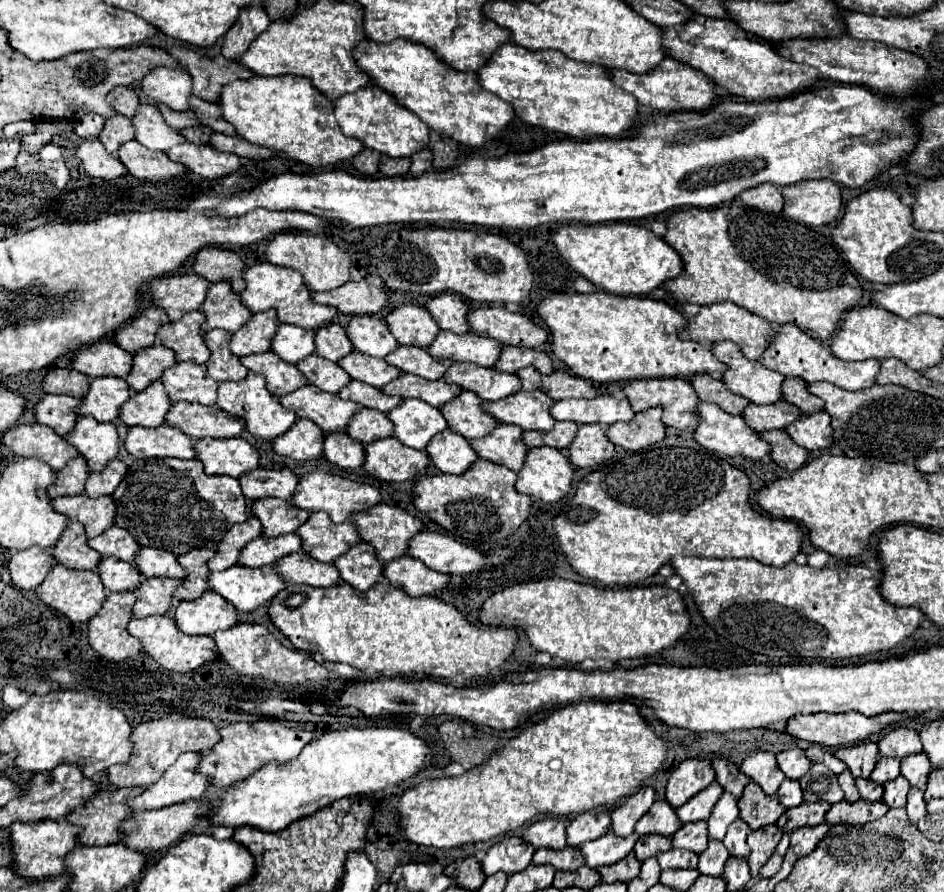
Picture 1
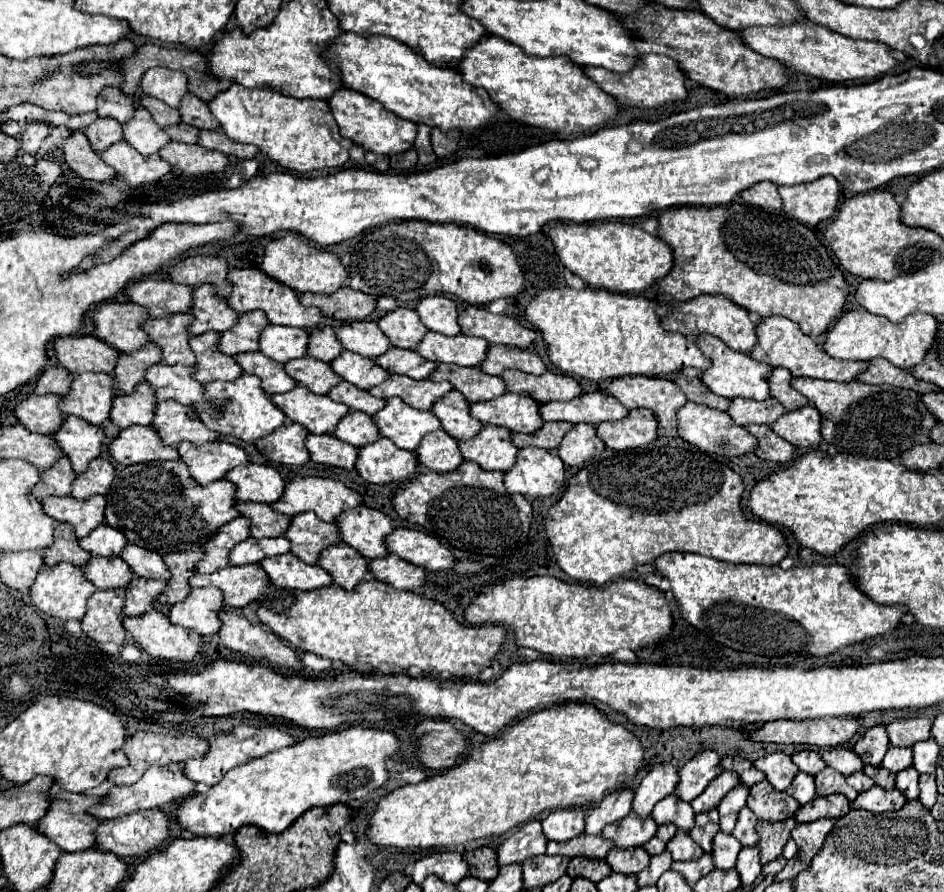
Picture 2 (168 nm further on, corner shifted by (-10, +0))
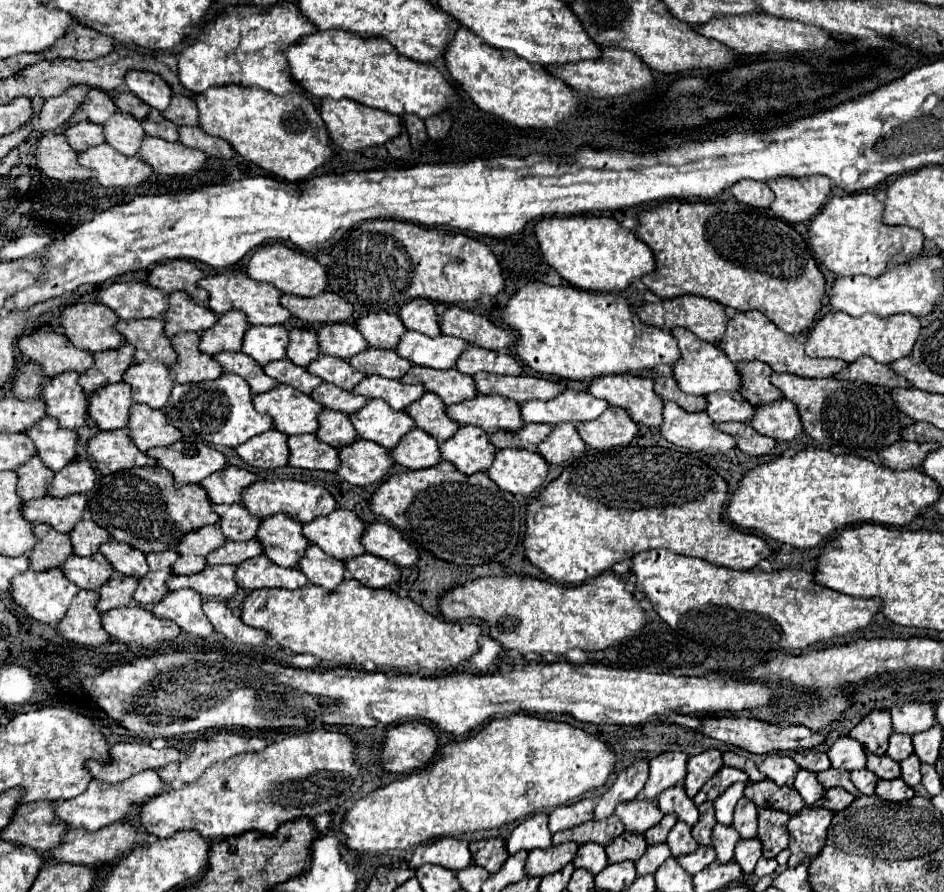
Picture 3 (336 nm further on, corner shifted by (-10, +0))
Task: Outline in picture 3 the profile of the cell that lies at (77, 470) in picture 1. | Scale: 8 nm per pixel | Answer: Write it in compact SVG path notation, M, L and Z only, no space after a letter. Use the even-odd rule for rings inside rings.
M31 456L25 464L21 464L15 470L19 482L17 482L17 494L21 500L33 500L45 496L45 488L49 486L49 480L53 480L53 472L37 460L37 456Z

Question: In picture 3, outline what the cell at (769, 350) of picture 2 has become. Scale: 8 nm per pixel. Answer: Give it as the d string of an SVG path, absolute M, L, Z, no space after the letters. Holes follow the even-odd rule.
M747 310L747 312L737 312L737 314L733 314L733 316L729 318L729 322L727 322L727 332L725 332L725 336L723 336L715 346L721 348L731 362L761 360L761 362L769 364L775 372L789 372L789 374L807 376L807 378L813 378L815 372L833 374L833 376L835 376L841 368L847 366L843 360L837 360L837 358L809 358L809 356L805 356L803 344L801 344L795 336L777 330L777 326L773 326L773 324L771 324L761 312L757 312L757 310Z

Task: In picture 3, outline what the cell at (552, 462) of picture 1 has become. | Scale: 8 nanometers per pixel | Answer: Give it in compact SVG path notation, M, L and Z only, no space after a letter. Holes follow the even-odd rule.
M505 448L495 452L493 464L485 474L505 492L529 496L543 488L547 478L547 462L537 454L521 448Z

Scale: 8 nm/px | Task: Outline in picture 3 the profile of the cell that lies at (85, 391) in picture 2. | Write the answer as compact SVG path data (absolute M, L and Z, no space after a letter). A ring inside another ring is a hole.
M63 372L41 384L45 414L53 416L63 428L81 428L87 416L87 396L77 384L77 372Z

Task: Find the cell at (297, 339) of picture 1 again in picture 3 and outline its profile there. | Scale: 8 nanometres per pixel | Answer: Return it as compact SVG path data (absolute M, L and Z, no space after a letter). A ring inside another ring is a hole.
M249 326L243 334L241 352L263 366L285 358L285 344L287 330L283 326Z

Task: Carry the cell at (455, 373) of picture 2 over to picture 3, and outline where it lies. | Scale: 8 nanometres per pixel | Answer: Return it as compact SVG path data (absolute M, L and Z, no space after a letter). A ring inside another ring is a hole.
M411 366L407 376L401 376L399 380L405 384L423 384L425 392L437 394L445 404L463 402L465 398L477 396L473 378L457 372L455 368L431 370L425 366Z

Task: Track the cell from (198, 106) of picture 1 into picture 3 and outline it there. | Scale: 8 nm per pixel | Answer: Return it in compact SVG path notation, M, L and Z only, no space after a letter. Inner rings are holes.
M173 94L169 108L163 112L163 118L167 118L173 124L187 124L187 126L197 126L199 122L199 114L197 114L197 106L195 100L183 94Z

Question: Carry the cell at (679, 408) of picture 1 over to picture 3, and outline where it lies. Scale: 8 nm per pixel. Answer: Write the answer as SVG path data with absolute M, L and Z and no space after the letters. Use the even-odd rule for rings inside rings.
M619 374L619 376L601 376L591 380L589 392L595 398L607 400L615 408L625 408L633 422L643 426L661 424L663 400L653 392L653 380Z

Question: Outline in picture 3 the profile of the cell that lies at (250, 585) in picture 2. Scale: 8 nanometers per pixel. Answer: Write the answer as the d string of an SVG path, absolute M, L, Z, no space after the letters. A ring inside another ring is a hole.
M205 566L197 574L187 574L187 576L177 576L173 574L167 580L169 590L179 590L179 588L191 588L201 598L209 600L229 600L235 596L237 582L233 580L233 566Z

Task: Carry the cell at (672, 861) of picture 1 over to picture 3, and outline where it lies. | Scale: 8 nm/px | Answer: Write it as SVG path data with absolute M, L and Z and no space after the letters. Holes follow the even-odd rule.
M677 822L677 824L673 826L673 830L669 832L669 838L667 838L667 844L669 844L671 854L673 854L675 858L679 858L679 856L683 856L683 854L691 854L691 852L695 852L697 846L699 846L699 844L695 842L695 838L691 836L691 826L685 824L685 822Z

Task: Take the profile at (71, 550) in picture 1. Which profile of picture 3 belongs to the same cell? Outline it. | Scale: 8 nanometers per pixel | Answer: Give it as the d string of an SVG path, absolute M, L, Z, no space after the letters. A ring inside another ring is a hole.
M35 524L33 534L37 538L37 544L29 550L31 570L41 572L59 566L73 554L71 540L67 534L53 532L53 528L49 528L47 524Z

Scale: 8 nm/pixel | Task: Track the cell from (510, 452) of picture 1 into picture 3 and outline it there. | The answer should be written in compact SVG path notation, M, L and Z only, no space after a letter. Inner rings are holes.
M461 426L449 440L439 444L439 452L443 460L451 462L463 474L489 468L495 456L487 434L473 426Z

